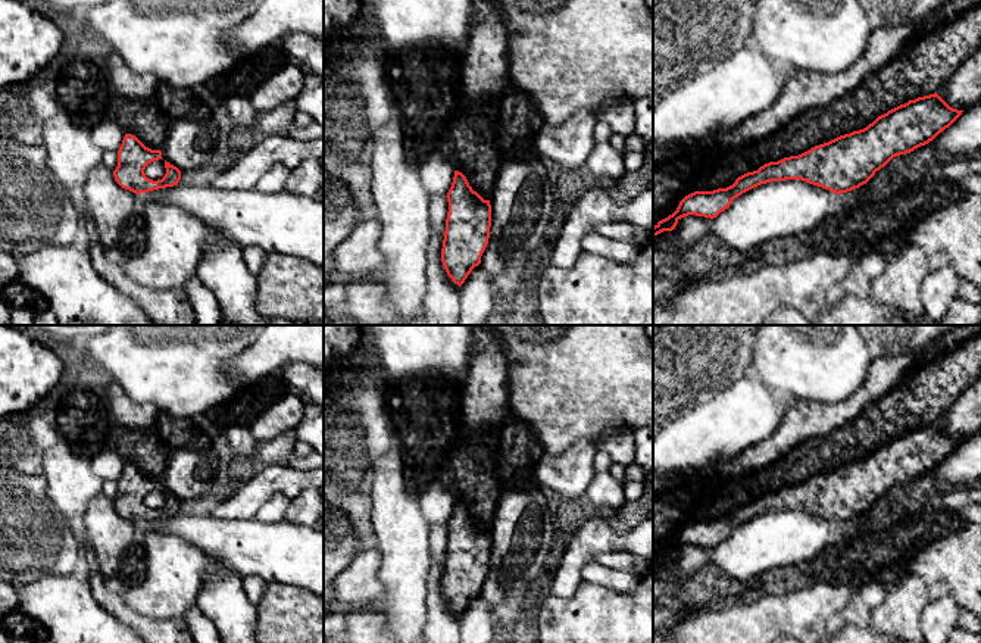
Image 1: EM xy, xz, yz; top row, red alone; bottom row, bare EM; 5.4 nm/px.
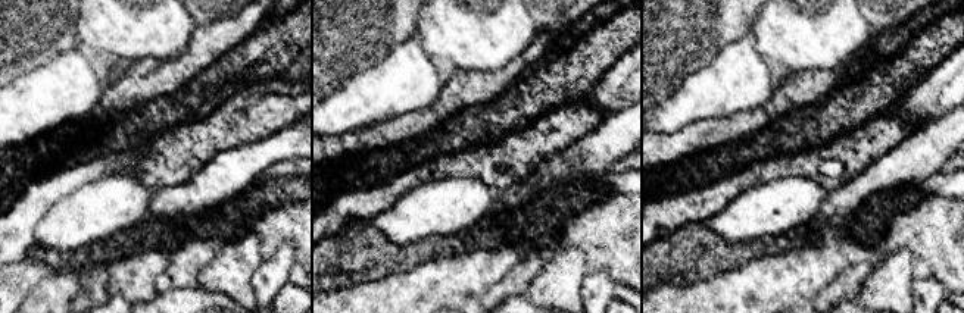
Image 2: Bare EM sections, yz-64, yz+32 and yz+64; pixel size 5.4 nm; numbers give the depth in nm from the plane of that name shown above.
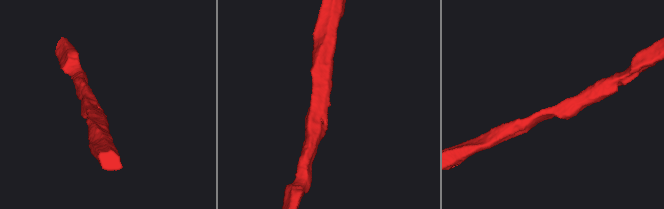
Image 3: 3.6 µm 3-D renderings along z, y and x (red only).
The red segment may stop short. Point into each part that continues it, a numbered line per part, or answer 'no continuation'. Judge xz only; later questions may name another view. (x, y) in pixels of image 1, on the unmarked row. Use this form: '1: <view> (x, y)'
no continuation

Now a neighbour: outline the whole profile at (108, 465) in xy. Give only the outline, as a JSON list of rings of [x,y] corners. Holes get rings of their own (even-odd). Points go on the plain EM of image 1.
[[[106,447],[100,455],[91,459],[91,468],[101,481],[118,481],[124,466],[125,461],[115,449]]]

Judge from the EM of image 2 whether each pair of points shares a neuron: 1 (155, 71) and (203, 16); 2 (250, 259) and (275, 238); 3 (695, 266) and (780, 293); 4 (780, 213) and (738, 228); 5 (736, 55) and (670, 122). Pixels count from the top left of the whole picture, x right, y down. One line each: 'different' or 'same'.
1: different
2: different
3: different
4: same
5: same

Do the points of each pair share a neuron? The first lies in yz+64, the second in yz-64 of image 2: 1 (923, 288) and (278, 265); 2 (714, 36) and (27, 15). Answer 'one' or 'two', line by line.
1: one
2: one

